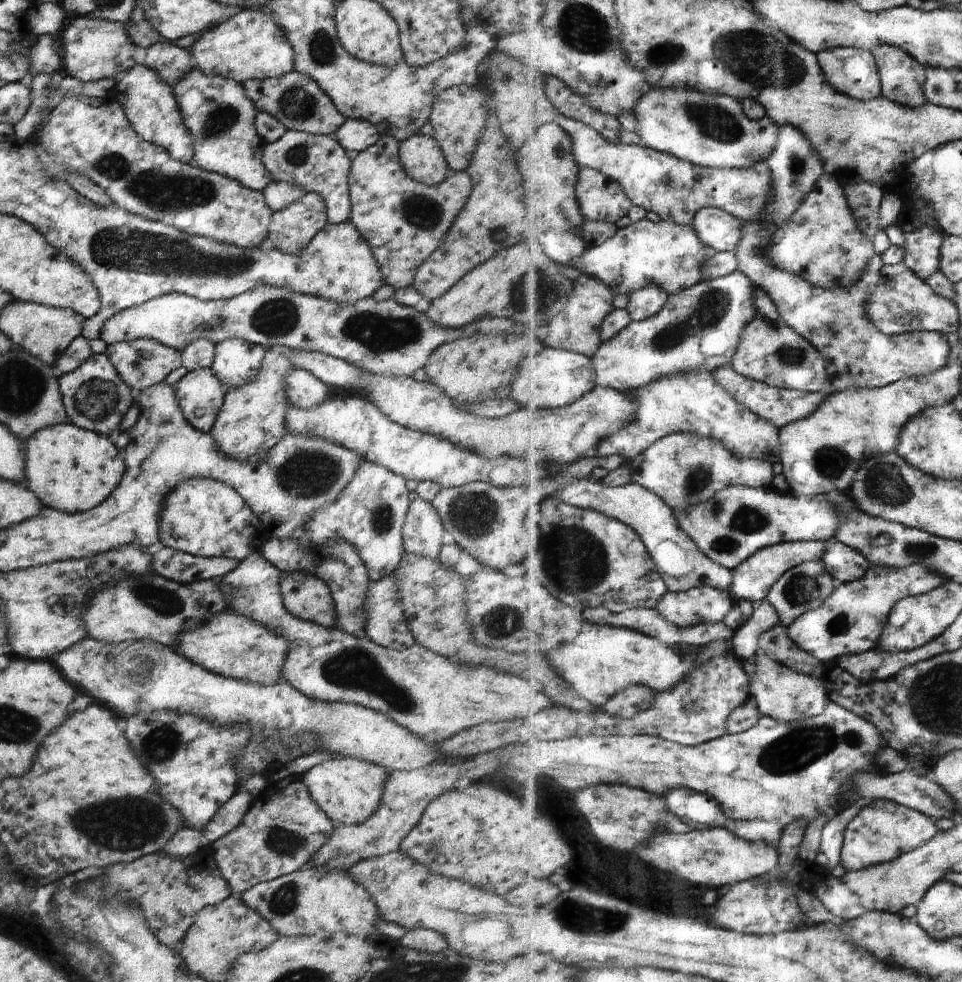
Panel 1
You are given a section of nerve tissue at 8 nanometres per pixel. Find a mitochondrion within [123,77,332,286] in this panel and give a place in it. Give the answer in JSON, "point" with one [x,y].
{"point":[299,104]}

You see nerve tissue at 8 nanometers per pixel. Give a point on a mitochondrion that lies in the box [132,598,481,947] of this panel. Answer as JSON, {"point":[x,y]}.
{"point":[357,669]}

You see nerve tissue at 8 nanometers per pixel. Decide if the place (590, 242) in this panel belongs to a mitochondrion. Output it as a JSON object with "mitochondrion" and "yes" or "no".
{"mitochondrion":"no"}

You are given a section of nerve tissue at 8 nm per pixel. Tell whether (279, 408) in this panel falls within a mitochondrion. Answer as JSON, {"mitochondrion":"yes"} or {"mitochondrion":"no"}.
{"mitochondrion":"no"}

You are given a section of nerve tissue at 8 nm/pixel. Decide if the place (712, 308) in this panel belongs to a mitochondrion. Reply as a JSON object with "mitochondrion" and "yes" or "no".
{"mitochondrion":"yes"}

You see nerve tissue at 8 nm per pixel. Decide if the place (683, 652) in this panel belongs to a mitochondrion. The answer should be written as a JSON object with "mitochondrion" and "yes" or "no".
{"mitochondrion":"no"}

